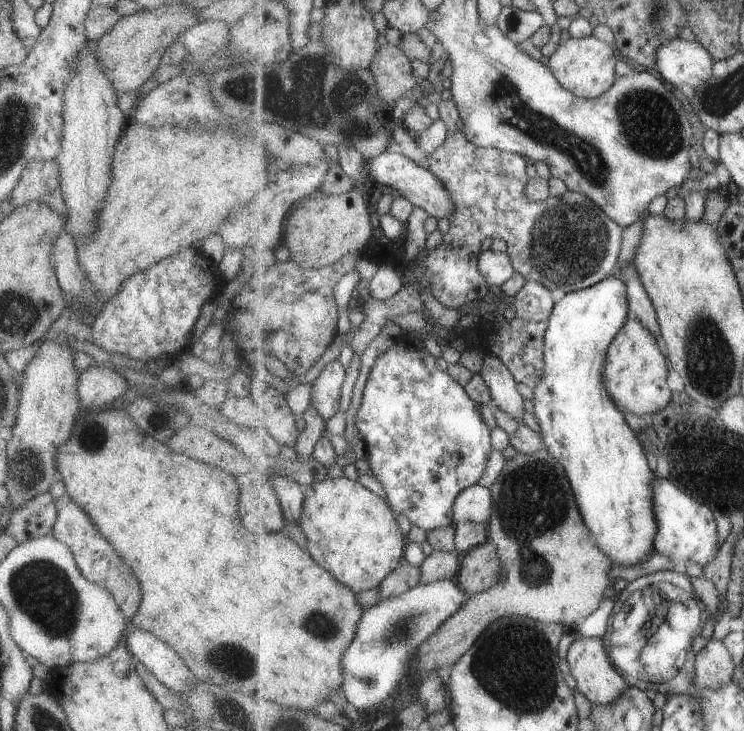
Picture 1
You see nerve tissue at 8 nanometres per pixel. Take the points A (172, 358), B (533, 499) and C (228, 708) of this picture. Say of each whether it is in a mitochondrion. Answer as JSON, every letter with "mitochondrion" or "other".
{"A":"other","B":"mitochondrion","C":"mitochondrion"}

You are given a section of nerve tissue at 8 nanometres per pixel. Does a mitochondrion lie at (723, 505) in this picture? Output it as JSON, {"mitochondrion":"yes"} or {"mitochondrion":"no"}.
{"mitochondrion":"no"}

